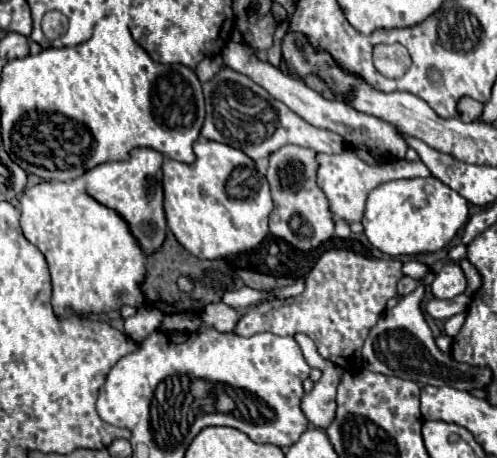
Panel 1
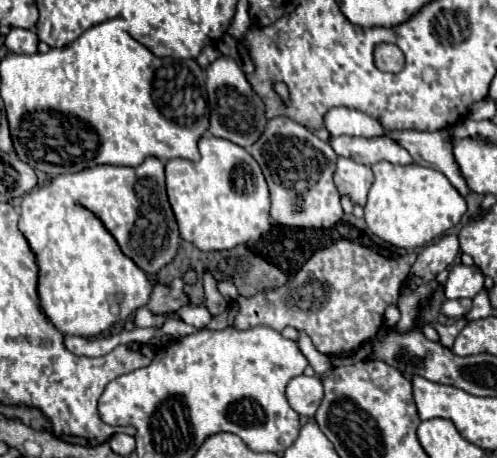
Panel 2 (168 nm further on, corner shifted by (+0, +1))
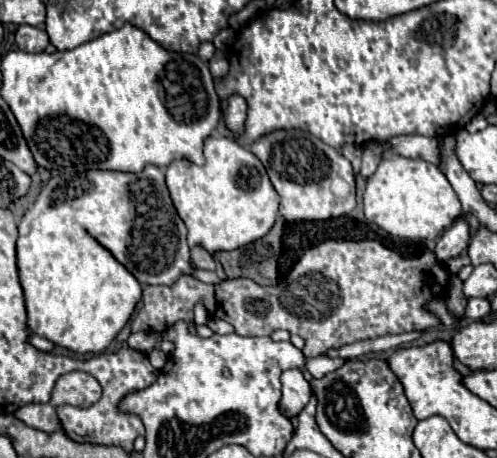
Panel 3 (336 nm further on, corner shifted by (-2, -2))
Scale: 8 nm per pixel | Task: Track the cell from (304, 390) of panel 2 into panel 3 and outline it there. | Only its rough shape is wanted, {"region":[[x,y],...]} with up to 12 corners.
{"region":[[302,371],[282,373],[280,411],[296,417],[312,395]]}

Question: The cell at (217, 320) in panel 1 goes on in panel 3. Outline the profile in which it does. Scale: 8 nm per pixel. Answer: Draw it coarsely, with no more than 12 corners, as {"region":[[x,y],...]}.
{"region":[[202,247],[192,249],[198,269],[216,271],[216,261]]}

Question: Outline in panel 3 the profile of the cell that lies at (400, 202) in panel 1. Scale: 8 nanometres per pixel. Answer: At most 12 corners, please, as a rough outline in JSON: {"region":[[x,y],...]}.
{"region":[[386,155],[364,213],[392,237],[436,239],[462,215],[434,163]]}

